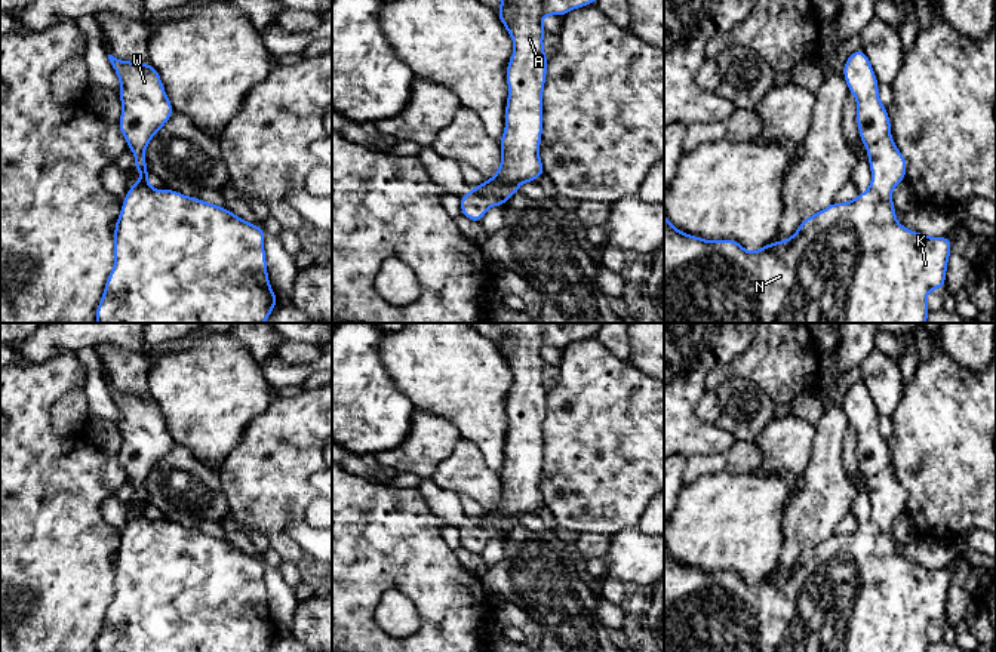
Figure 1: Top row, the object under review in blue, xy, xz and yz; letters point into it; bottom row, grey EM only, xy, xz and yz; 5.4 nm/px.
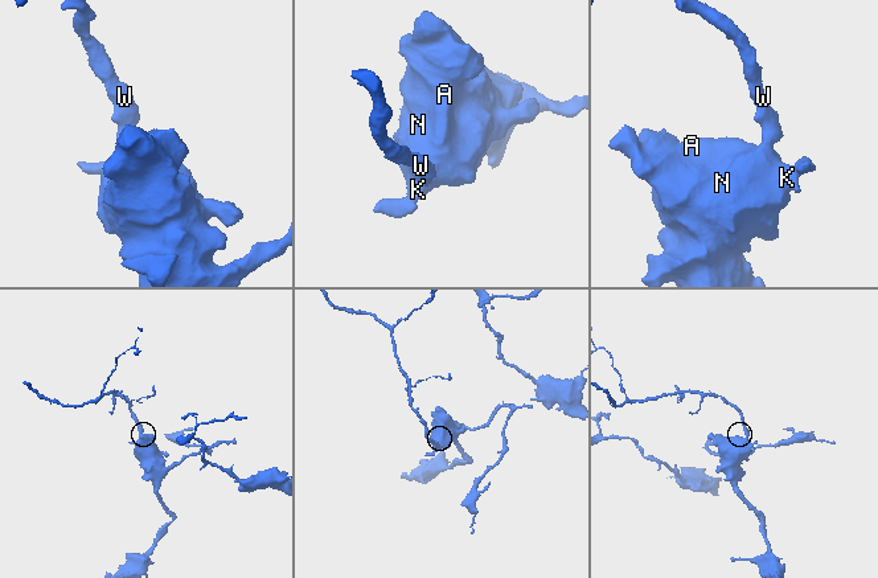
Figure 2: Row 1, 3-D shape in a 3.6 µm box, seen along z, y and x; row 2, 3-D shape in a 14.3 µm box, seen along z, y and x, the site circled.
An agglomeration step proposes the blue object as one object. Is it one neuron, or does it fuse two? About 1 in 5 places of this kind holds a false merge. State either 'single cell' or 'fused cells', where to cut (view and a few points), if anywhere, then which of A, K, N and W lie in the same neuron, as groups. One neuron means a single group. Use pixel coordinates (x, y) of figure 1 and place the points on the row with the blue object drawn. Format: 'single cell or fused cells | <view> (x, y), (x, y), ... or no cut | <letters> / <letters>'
single cell | no cut | A K N W

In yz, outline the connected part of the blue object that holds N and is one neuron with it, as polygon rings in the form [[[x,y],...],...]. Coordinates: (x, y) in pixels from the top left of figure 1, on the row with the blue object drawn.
[[[864,49],[854,50],[845,61],[842,74],[848,84],[848,90],[857,99],[857,117],[860,139],[869,154],[869,166],[872,170],[872,182],[866,193],[858,193],[852,202],[834,202],[820,212],[805,218],[797,231],[778,243],[772,237],[765,246],[756,252],[746,250],[738,240],[717,239],[704,240],[698,236],[679,231],[665,216],[664,212],[664,323],[926,323],[929,307],[926,302],[931,289],[946,289],[946,273],[949,256],[952,255],[952,239],[949,236],[929,237],[903,227],[895,218],[895,206],[892,202],[892,190],[906,181],[907,159],[897,148],[891,135],[891,119],[886,107],[880,104],[879,82],[874,76],[870,59]]]

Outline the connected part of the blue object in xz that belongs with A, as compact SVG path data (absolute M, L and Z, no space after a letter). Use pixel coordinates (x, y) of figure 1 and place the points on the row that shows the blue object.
M501 0L497 15L508 31L514 50L507 64L505 130L499 139L498 172L470 193L459 196L461 215L482 222L486 209L502 207L519 193L522 182L535 182L545 175L540 159L542 138L542 92L547 77L547 55L542 37L545 15L565 16L596 0Z

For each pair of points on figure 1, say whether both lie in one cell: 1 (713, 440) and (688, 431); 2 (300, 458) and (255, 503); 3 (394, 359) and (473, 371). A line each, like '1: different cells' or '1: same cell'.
1: same cell
2: same cell
3: same cell

